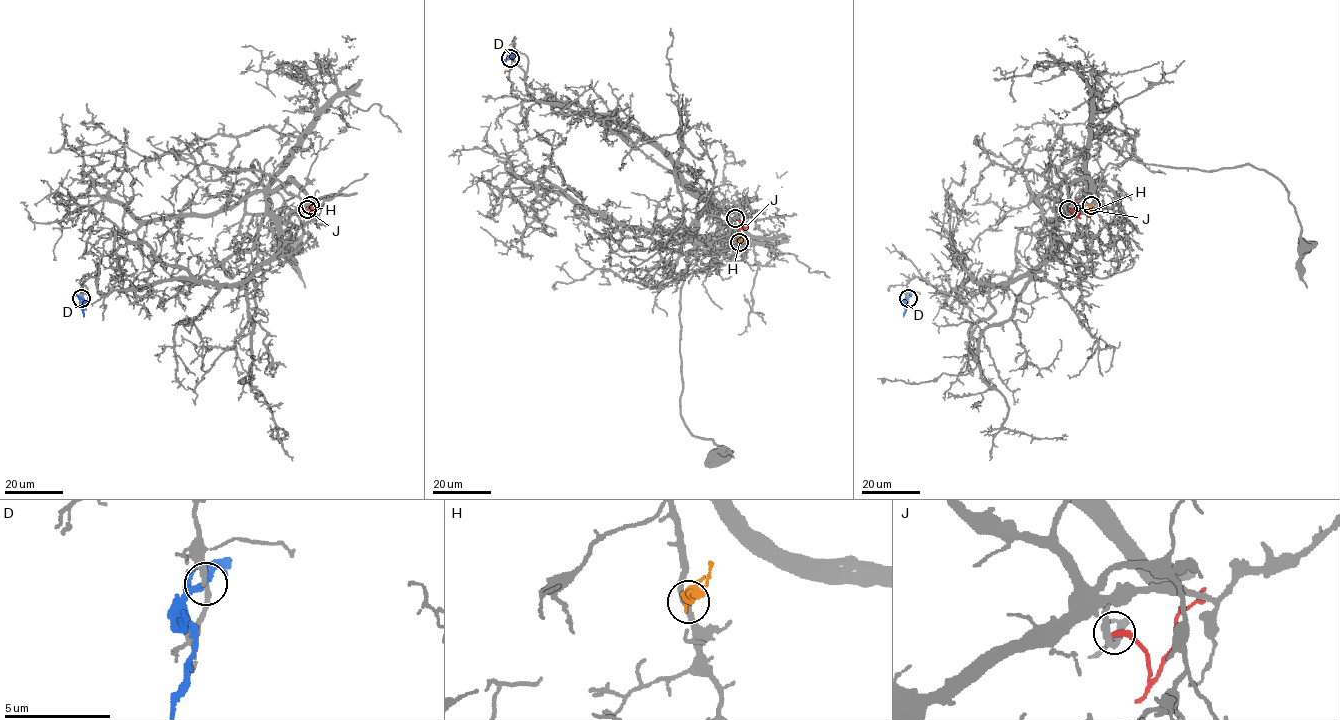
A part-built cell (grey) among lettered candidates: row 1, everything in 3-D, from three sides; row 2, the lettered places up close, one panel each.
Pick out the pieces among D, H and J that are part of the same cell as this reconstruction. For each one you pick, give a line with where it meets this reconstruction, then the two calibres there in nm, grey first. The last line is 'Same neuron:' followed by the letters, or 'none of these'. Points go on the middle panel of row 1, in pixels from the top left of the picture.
H: contact (739, 242); calibres 240 and 300 nm
Same neuron: H

